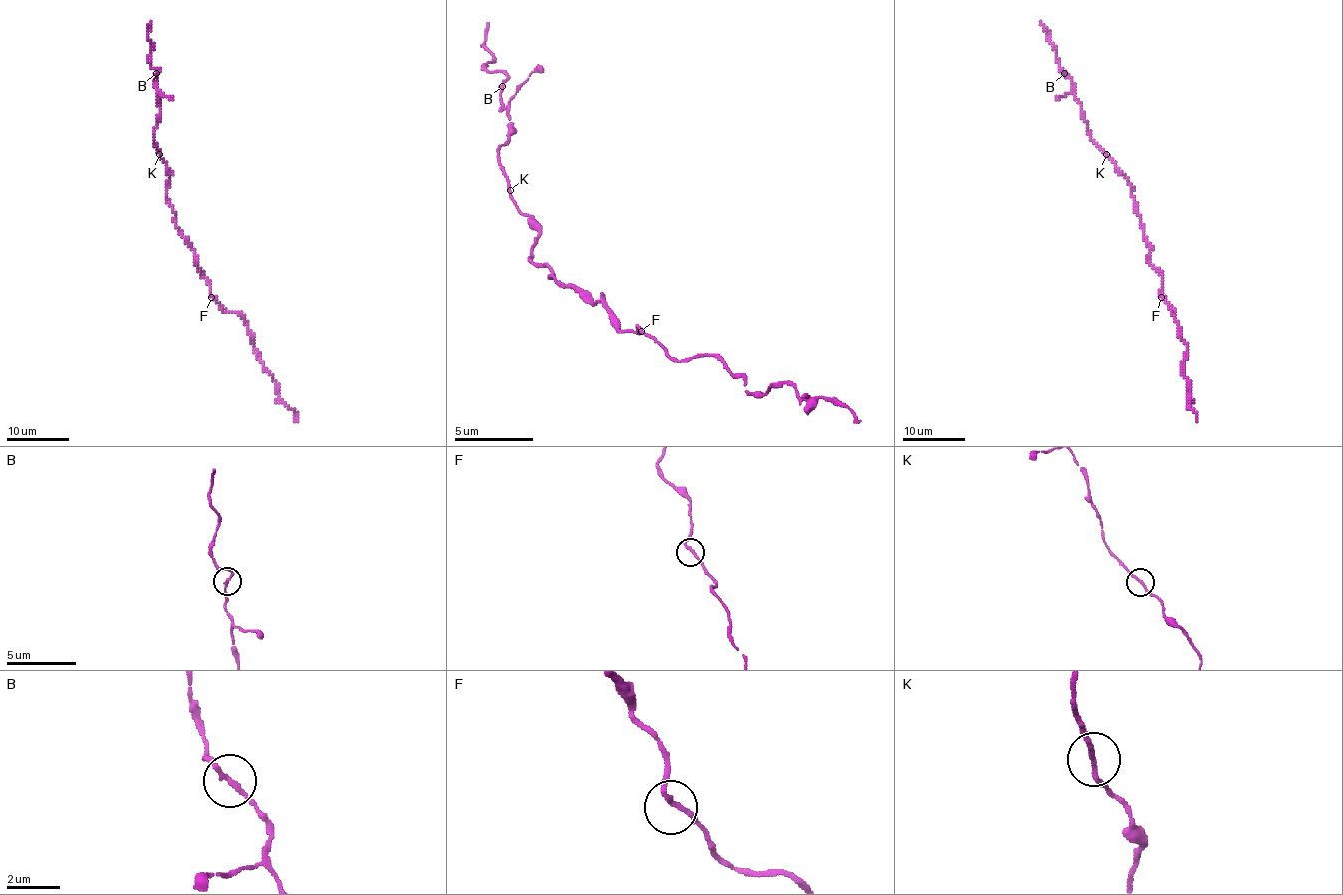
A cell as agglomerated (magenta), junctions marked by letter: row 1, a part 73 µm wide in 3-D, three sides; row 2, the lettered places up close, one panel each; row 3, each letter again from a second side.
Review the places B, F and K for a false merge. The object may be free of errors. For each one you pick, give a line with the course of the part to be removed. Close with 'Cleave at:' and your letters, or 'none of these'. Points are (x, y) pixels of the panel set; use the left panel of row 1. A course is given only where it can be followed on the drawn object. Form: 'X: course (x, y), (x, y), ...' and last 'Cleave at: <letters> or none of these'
Cleave at: none of these

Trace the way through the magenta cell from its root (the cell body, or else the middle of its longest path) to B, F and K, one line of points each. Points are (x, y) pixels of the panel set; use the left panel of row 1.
B: (180, 230), (167, 199), (170, 171), (155, 142), (161, 113), (156, 74)
F: (180, 230), (195, 255), (195, 266), (209, 285), (211, 297)
K: (180, 230), (176, 214), (167, 199), (170, 171), (159, 153)

